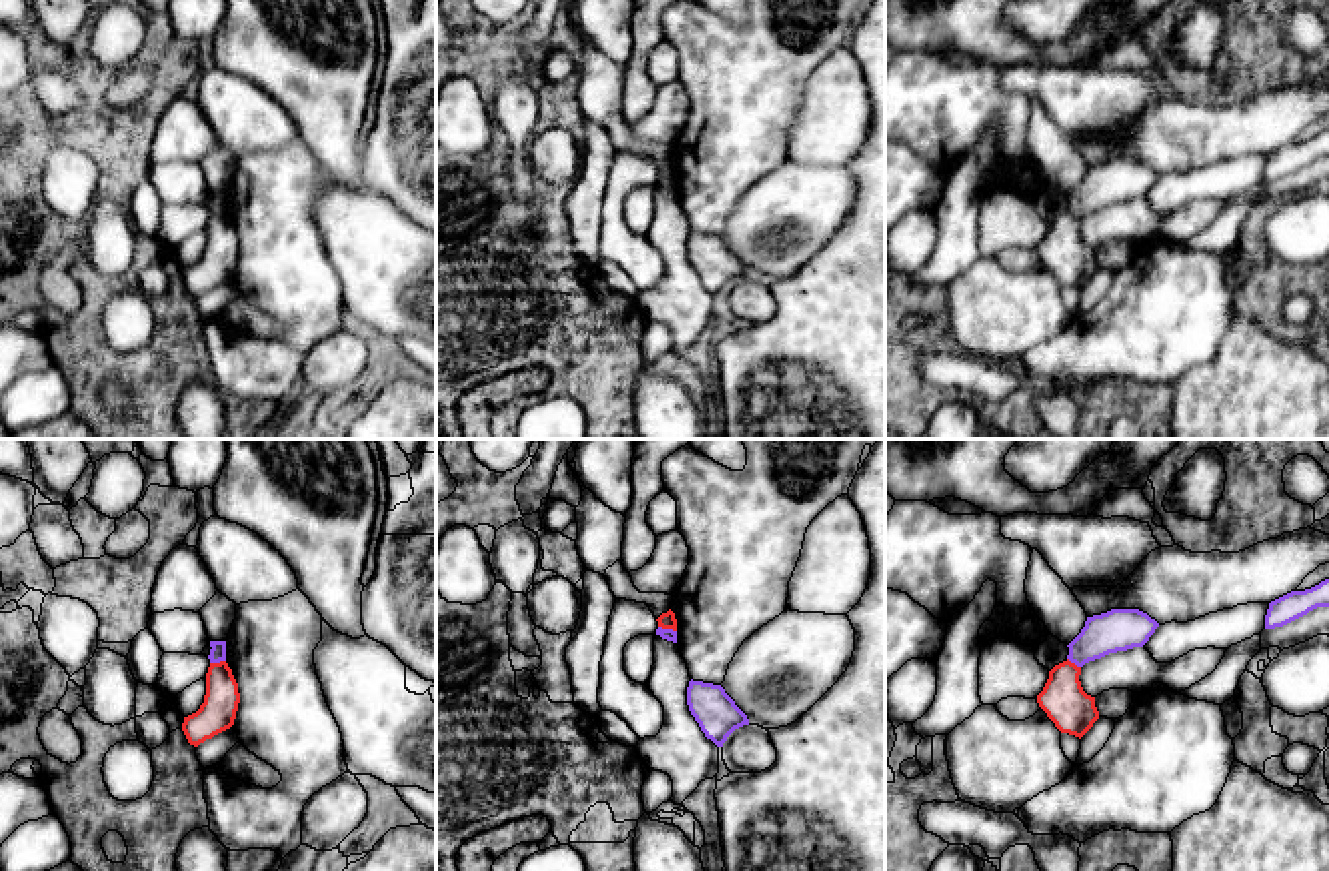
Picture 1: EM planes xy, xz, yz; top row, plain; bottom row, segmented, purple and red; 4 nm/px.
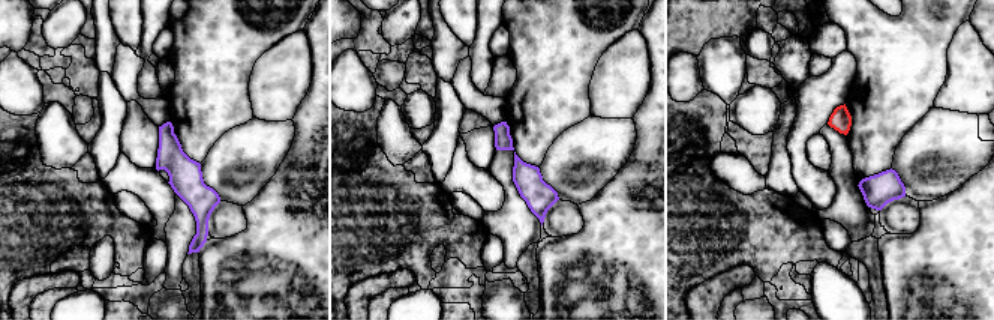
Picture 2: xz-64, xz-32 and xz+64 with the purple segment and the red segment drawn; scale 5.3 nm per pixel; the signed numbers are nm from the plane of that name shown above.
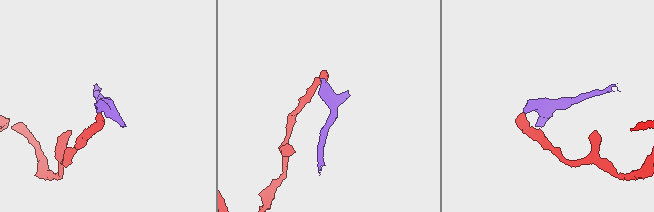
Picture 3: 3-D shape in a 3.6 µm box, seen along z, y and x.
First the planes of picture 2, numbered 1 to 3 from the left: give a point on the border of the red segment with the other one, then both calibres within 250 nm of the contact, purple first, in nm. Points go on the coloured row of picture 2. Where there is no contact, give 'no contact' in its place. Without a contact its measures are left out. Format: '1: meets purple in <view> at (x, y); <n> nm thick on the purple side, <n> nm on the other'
1: no contact
2: no contact
3: no contact

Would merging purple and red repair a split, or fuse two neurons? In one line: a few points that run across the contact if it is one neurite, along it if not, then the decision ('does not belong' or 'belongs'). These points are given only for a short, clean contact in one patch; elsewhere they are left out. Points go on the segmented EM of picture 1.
line xy (225, 659), (211, 663); does not belong

